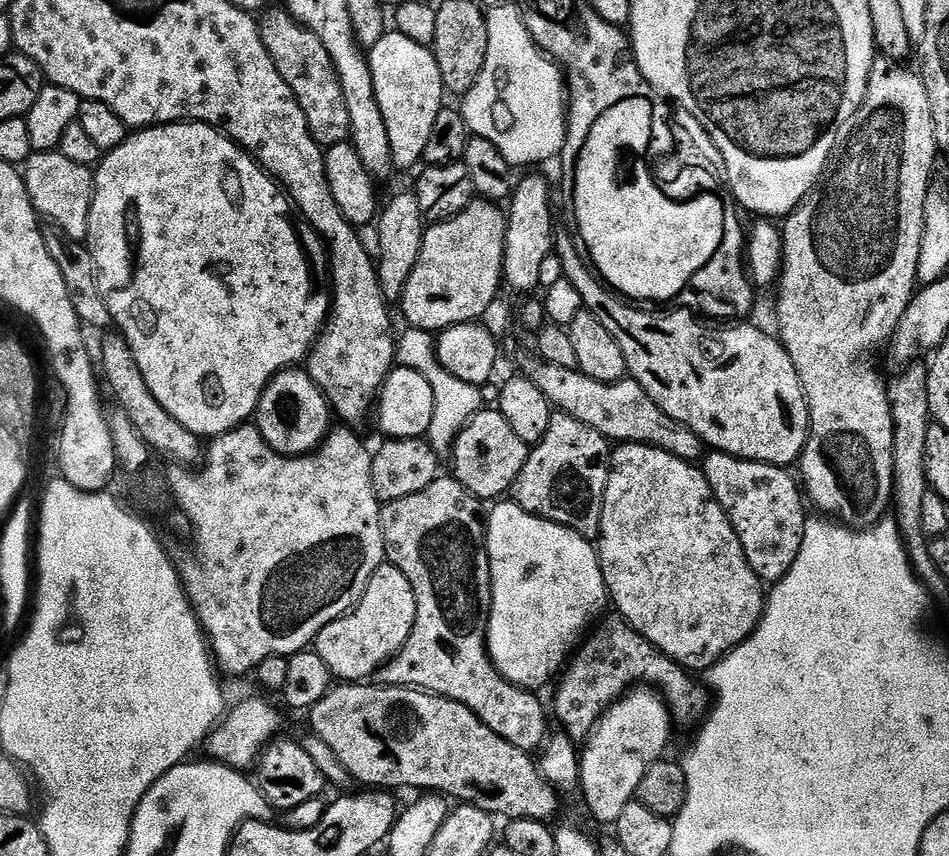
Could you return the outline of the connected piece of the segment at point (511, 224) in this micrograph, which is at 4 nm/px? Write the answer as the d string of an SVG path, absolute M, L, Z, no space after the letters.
M528 176L525 180L521 179L516 185L516 191L512 193L510 197L510 205L512 204L512 209L509 207L507 209L506 215L508 217L508 230L506 232L506 242L504 243L504 280L516 292L528 292L524 294L532 294L540 288L540 283L538 282L538 273L542 267L542 262L546 262L548 256L553 255L554 252L554 237L558 231L558 225L556 225L556 216L552 213L552 188L543 180L540 176Z

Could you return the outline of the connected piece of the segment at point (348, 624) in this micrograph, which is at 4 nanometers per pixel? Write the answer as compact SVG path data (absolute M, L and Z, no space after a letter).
M382 563L370 578L362 598L342 618L318 633L314 651L340 682L364 682L375 677L380 669L399 652L410 638L416 621L414 586L398 566Z

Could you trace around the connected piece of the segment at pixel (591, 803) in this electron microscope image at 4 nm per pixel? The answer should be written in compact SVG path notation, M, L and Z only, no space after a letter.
M636 686L624 693L604 711L580 757L579 791L584 791L584 804L600 824L615 825L618 814L636 798L638 782L650 766L665 755L672 736L674 717L663 696L648 686Z

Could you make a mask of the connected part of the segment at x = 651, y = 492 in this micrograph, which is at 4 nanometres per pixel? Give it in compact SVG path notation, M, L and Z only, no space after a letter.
M620 444L613 451L608 469L608 485L604 495L602 518L600 519L598 555L600 557L600 569L604 575L604 584L608 588L609 601L613 605L616 603L615 611L627 620L635 632L646 637L659 652L664 652L671 660L675 660L686 670L696 670L692 668L707 670L711 668L726 653L733 652L758 627L760 620L764 617L765 585L754 574L750 562L746 562L742 542L738 542L738 534L728 520L728 515L724 513L722 506L716 501L716 496L710 490L703 471L695 463L678 458L661 448L655 448L652 444Z

